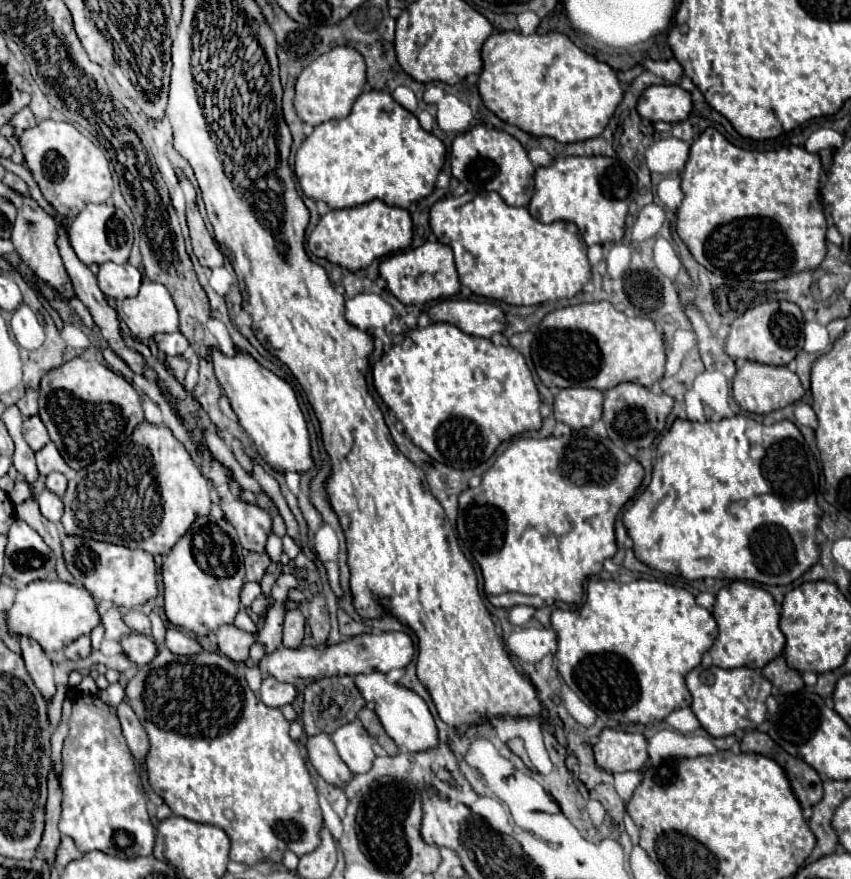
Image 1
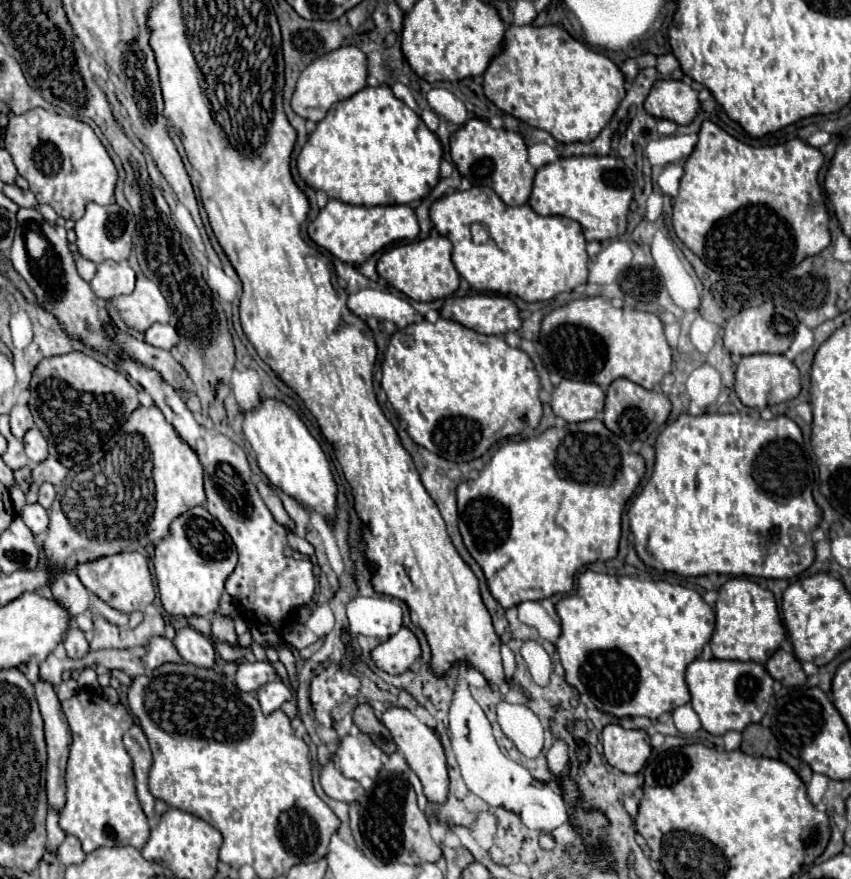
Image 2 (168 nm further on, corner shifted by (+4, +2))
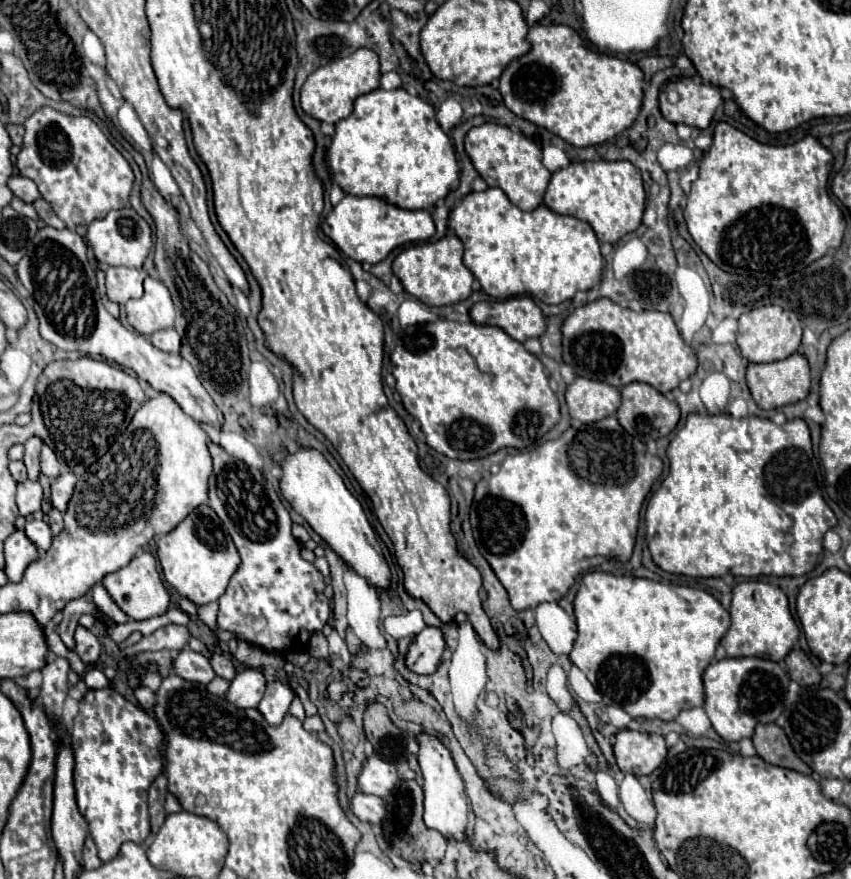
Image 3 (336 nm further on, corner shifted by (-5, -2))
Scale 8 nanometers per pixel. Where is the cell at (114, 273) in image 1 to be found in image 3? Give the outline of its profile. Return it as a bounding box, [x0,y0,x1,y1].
[105,267,143,305]

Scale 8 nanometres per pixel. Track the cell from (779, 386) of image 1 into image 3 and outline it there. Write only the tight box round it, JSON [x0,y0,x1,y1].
[747,353,811,411]

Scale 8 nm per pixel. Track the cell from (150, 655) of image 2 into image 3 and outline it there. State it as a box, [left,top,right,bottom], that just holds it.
[175,647,215,683]

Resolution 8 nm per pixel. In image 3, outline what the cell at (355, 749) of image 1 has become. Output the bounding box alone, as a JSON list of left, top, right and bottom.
[359,755,399,799]

